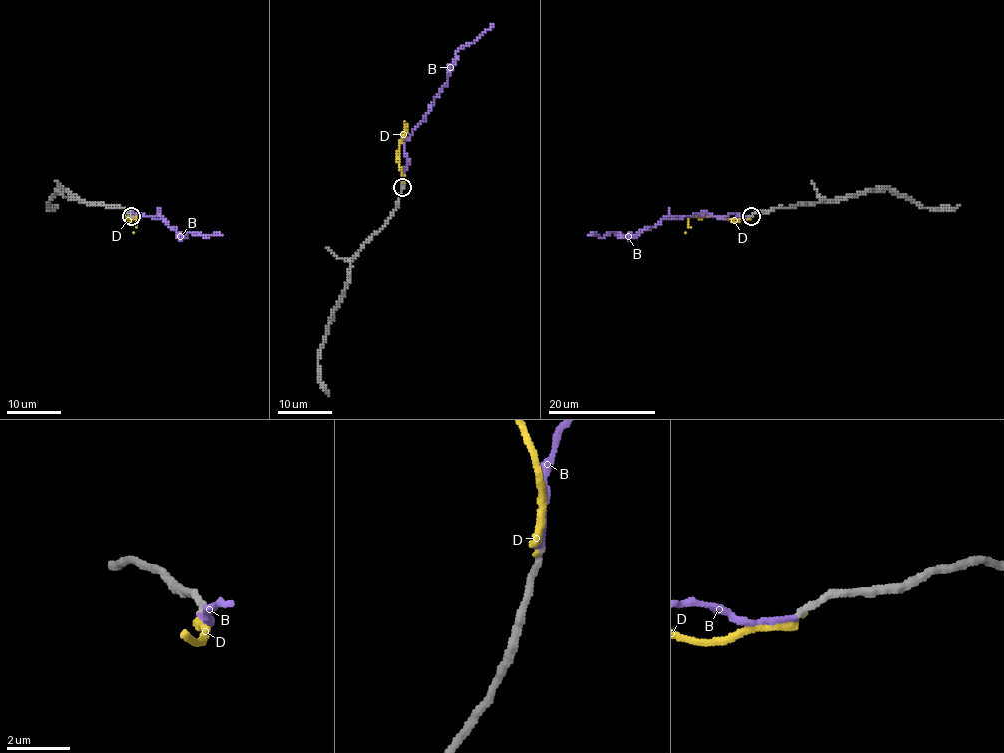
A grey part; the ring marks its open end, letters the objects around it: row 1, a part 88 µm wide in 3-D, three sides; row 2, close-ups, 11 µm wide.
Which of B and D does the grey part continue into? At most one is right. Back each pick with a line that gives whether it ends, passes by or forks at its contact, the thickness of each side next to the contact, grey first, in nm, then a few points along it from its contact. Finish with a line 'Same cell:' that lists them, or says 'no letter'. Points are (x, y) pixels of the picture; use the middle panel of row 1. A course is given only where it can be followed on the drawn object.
D: it ends | 240/260 nm | via (402, 188), (398, 146), (405, 122)
Same cell: D

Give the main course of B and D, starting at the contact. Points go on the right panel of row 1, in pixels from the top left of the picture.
B: (750, 215), (713, 217), (704, 213), (665, 218), (636, 235), (587, 234)
D: (752, 215), (735, 221), (690, 217), (686, 233)

